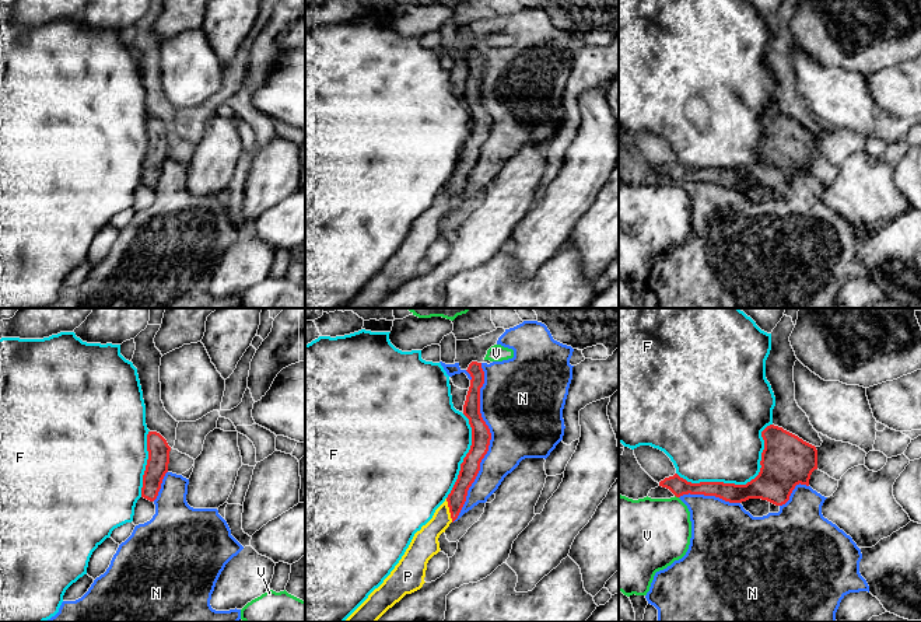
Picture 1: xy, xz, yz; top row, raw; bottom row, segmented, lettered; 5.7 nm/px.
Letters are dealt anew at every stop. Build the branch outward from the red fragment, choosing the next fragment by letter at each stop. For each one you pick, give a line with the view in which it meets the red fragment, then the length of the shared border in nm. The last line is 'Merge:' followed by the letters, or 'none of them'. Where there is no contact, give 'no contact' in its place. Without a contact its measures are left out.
Merge: none of them

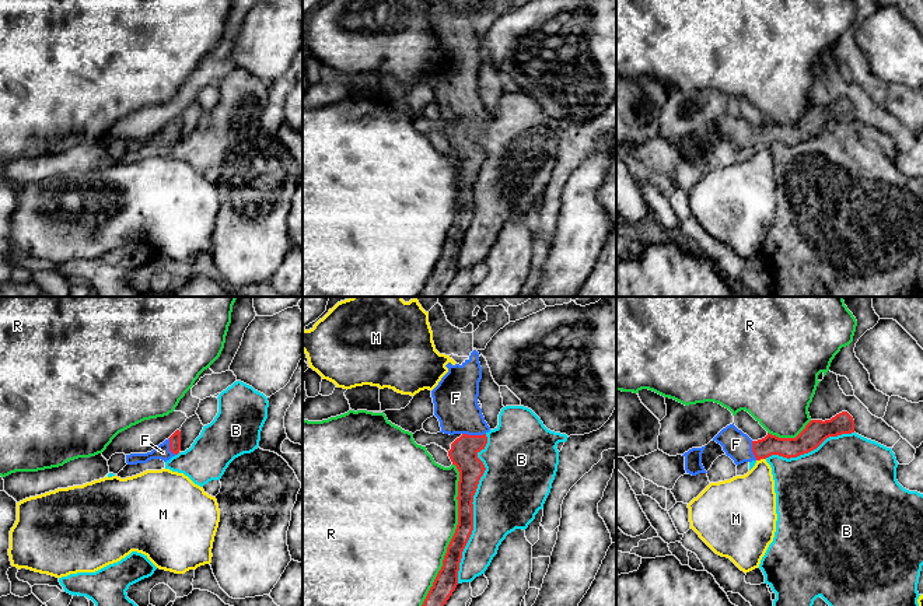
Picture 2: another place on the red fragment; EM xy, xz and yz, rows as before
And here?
F: contact in xz; length 140 nm
Merge: F

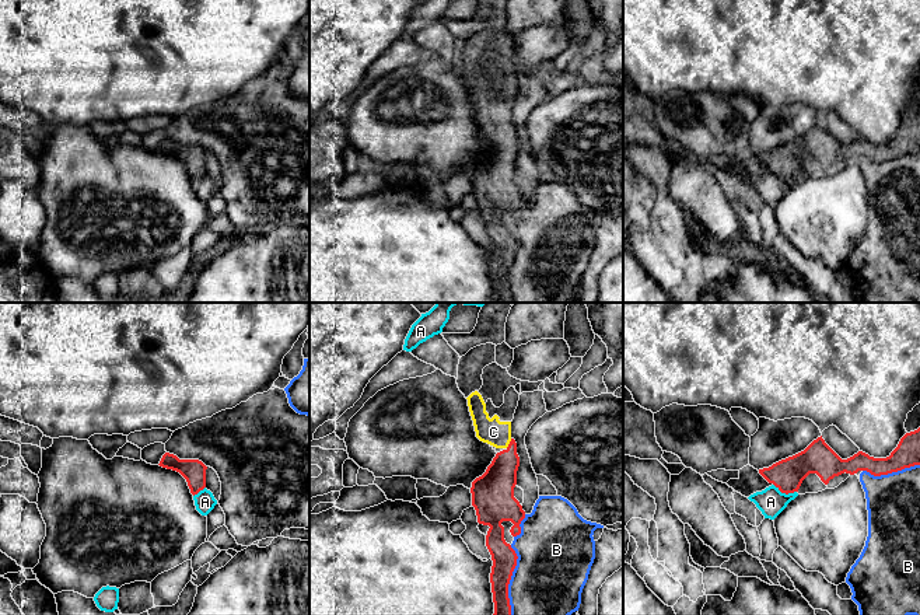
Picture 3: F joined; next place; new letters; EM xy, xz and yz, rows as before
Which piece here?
C: contact in xz; length 70 nm
Merge: C

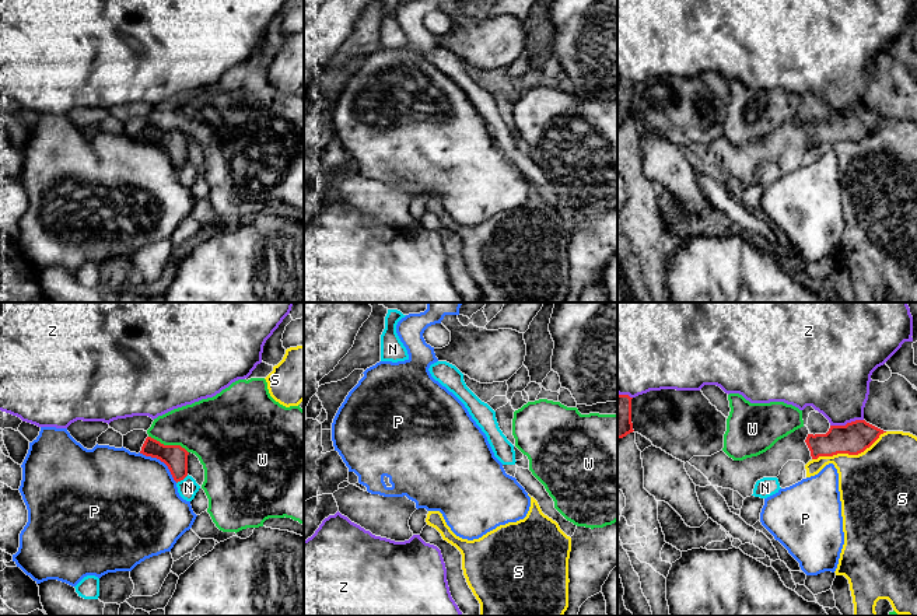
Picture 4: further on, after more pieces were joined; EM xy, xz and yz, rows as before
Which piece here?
Merge: none of them

